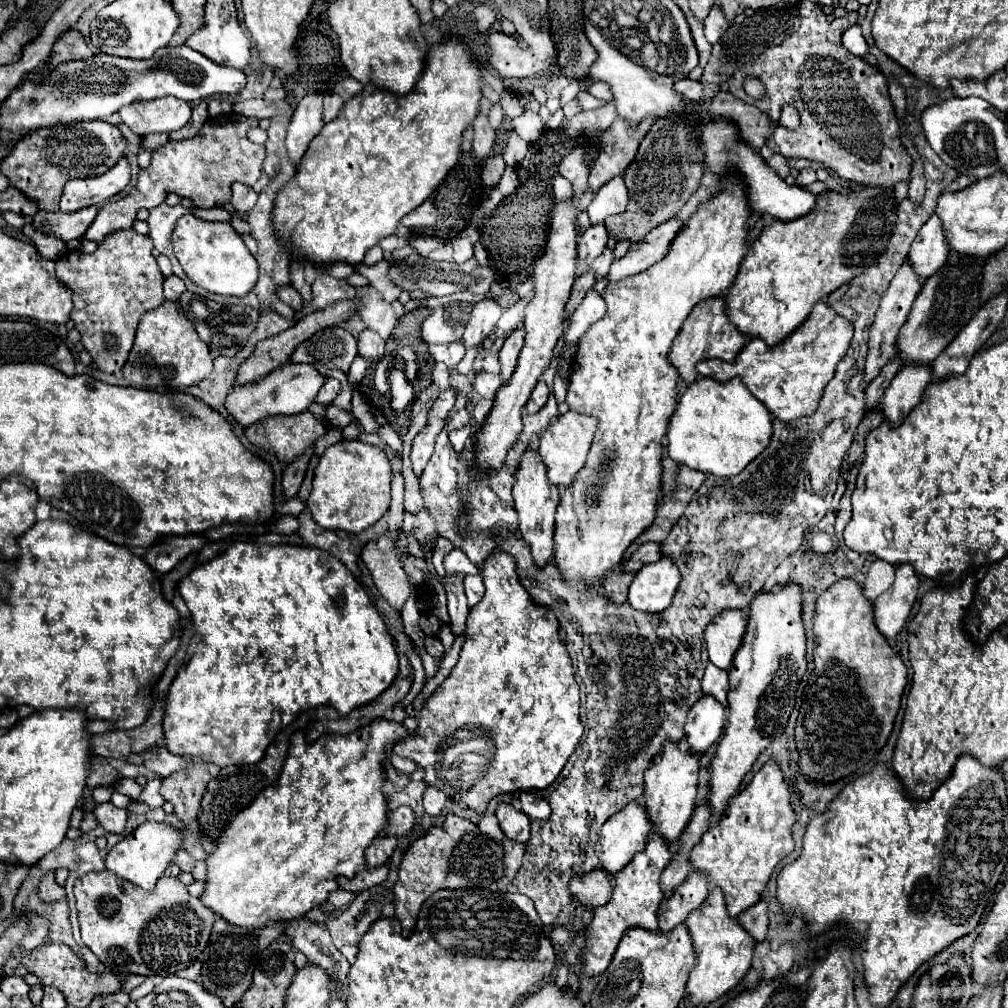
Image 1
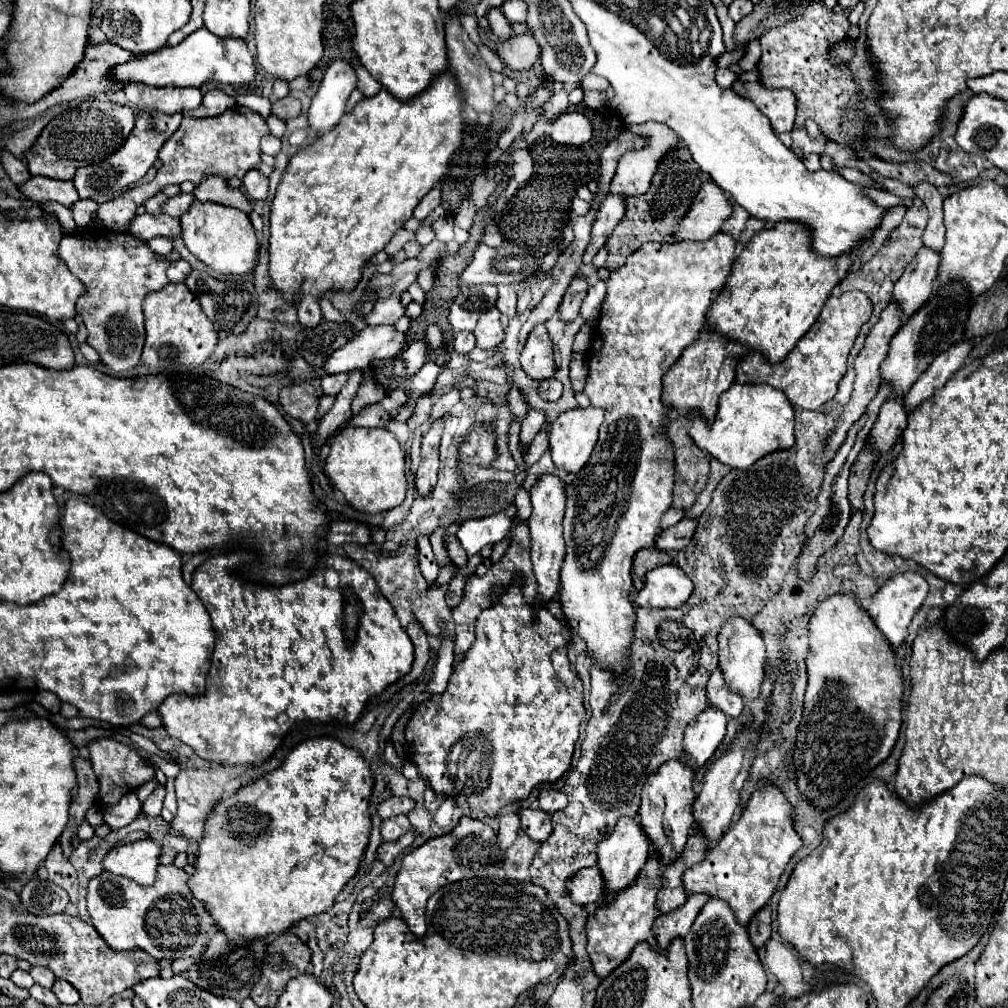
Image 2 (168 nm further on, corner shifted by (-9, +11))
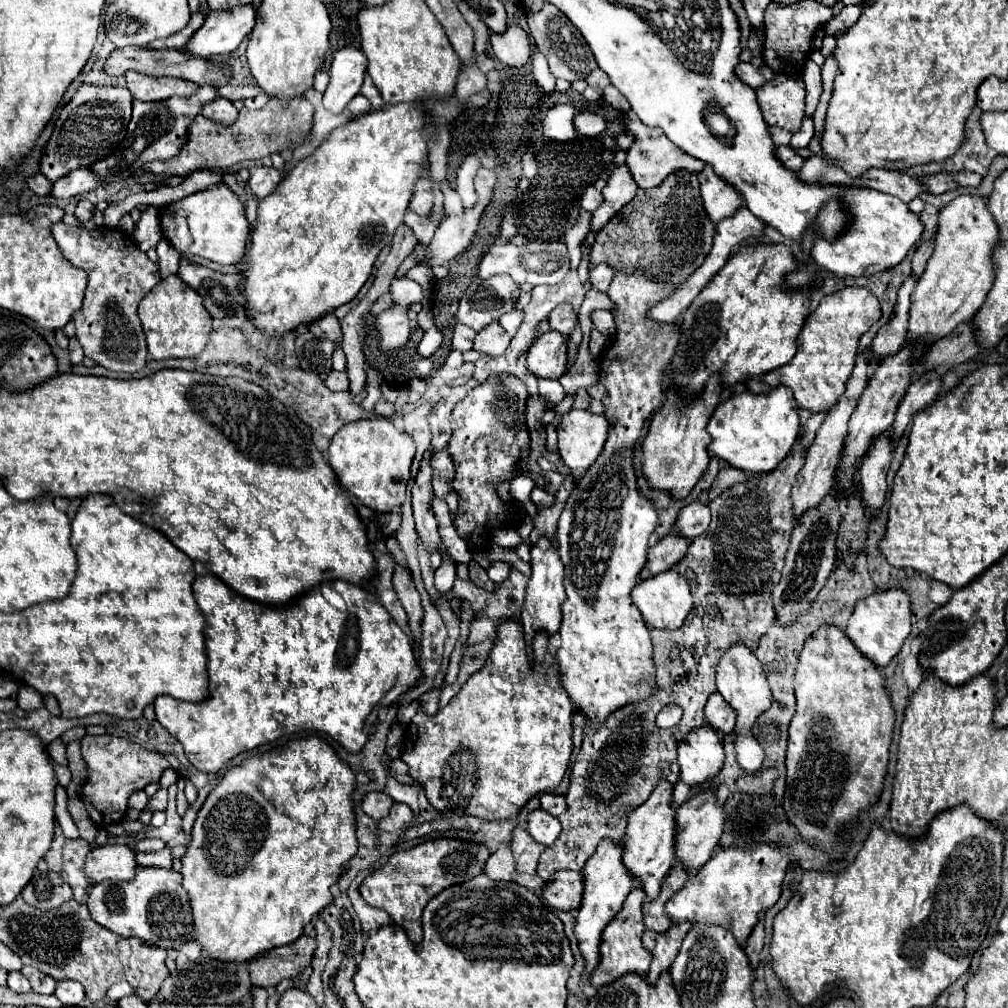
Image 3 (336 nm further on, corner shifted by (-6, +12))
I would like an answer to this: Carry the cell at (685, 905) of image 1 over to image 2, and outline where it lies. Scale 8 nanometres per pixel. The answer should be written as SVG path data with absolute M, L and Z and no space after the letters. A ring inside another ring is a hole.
M692 894L686 904L682 908L678 908L676 912L670 914L662 914L654 920L654 928L652 934L658 940L658 950L666 950L674 938L684 938L686 932L690 930L694 918L698 916L698 912L702 910L702 906L708 902L708 896L700 896L700 894Z

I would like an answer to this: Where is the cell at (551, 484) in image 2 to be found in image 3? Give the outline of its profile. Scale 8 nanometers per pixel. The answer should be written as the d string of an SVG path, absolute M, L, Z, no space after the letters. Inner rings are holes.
M541 535L537 539L537 543L531 547L531 579L527 585L527 595L525 595L525 603L523 603L523 611L521 611L521 625L525 629L525 643L527 643L529 655L531 655L531 641L533 641L535 631L545 629L549 635L559 631L561 603L565 599L563 571L565 571L565 567L561 563L559 549L547 535Z

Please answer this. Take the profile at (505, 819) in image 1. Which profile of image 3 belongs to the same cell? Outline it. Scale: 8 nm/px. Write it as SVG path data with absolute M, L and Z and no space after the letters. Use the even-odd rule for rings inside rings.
M535 809L535 811L529 813L527 833L535 841L539 841L543 845L551 845L559 837L559 831L561 831L561 823L559 823L557 817L545 813L543 809Z

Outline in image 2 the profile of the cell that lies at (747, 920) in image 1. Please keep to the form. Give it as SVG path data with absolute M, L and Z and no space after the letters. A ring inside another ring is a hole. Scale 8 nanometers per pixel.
M764 906L748 924L748 934L750 934L750 942L754 944L754 948L762 948L766 946L766 942L770 940L770 908Z

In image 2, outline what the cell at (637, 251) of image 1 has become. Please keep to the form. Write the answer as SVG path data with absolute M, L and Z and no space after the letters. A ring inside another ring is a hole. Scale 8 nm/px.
M712 180L702 184L700 192L694 198L690 212L678 224L678 240L708 240L720 232L722 222L732 214L732 204Z

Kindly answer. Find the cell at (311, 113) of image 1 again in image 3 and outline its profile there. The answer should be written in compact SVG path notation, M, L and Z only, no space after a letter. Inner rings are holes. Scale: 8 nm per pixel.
M343 47L335 53L329 85L323 93L323 107L331 113L343 113L347 103L359 93L365 73L365 55L357 47Z

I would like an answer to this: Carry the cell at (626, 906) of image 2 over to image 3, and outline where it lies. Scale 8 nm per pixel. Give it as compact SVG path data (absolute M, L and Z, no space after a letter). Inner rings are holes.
M635 887L627 895L627 899L623 903L623 909L603 929L601 945L599 945L599 965L595 967L595 971L593 971L591 979L589 979L589 983L593 987L601 987L603 983L611 983L619 975L625 975L627 971L639 971L641 975L647 975L649 963L651 963L651 951L647 951L643 947L643 941L641 941L641 935L645 931L643 913L641 913L643 901L645 901L645 891L641 887Z

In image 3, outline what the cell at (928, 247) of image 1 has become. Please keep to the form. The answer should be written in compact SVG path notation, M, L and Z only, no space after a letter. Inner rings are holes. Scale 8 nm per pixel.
M909 275L899 289L897 303L889 321L877 331L871 343L873 361L885 355L893 355L907 341L907 317L909 317L909 307L911 307L911 293L915 291L915 287L917 287L917 275Z

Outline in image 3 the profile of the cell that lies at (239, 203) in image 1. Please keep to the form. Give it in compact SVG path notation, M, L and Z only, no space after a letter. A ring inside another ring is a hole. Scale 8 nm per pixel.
M251 165L249 167L249 189L257 199L263 199L275 191L275 185L281 181L281 175L275 167Z

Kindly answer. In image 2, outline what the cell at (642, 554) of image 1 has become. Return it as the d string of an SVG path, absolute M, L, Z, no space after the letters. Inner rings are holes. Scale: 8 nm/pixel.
M684 518L684 520L680 520L678 524L662 530L662 534L656 540L656 548L664 550L664 552L678 552L686 544L690 544L696 526L698 526L696 518Z

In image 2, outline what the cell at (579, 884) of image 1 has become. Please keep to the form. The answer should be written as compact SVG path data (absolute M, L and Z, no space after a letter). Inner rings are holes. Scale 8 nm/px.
M598 866L578 870L570 880L566 880L566 890L574 904L580 904L580 906L596 904L604 892Z

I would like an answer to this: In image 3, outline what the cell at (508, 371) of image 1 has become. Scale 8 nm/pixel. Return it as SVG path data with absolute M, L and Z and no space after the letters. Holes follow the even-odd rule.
M547 331L533 341L527 351L527 367L535 377L559 379L567 367L565 337L557 331Z

